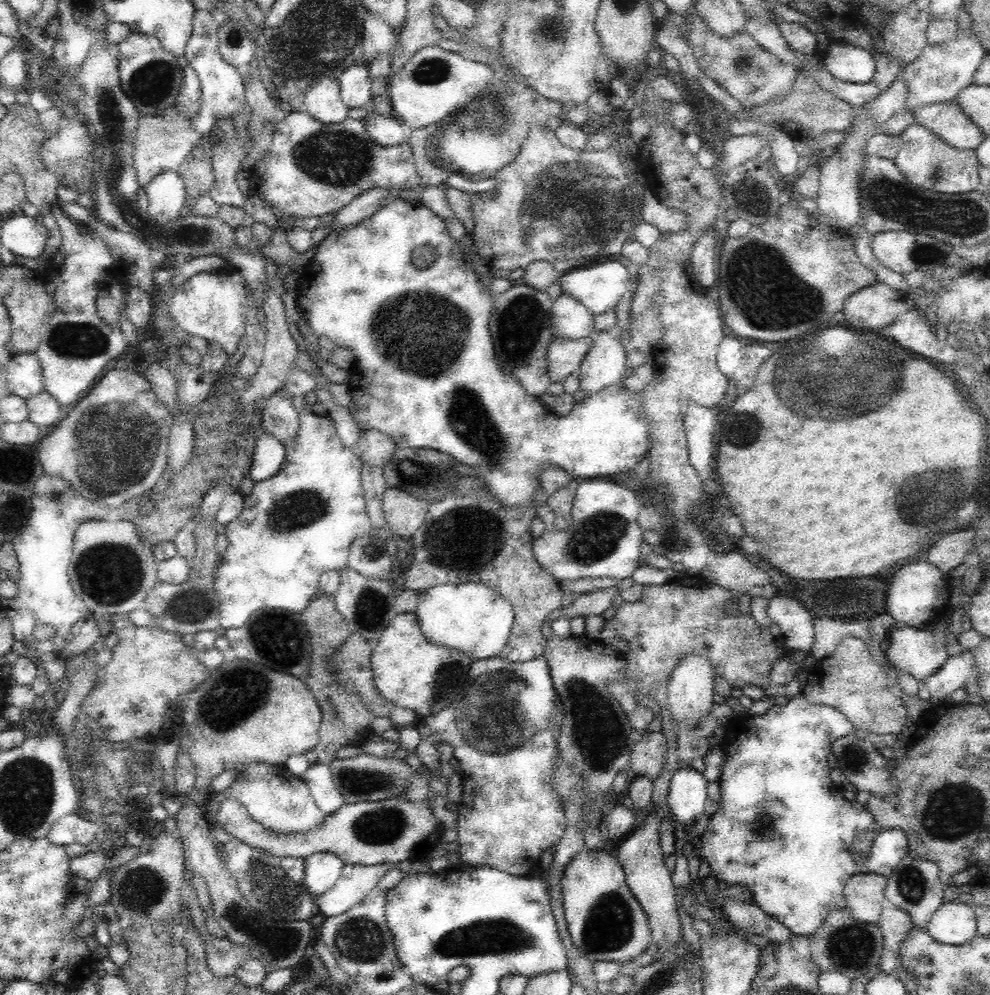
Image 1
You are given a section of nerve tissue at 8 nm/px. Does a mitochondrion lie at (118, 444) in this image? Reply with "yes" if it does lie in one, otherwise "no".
yes

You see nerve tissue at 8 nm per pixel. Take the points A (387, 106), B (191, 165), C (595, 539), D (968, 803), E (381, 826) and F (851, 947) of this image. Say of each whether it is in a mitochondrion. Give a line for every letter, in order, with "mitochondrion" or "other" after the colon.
A: other
B: other
C: mitochondrion
D: mitochondrion
E: mitochondrion
F: mitochondrion

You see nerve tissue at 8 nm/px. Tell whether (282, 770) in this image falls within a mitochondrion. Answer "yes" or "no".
no

